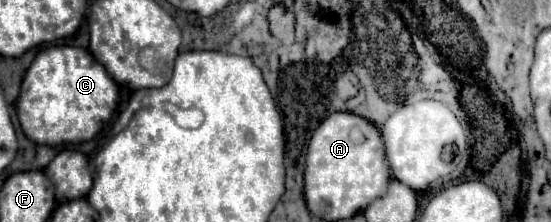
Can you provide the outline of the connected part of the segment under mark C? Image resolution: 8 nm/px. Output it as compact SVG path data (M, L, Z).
M54 45L36 55L24 75L18 97L18 119L28 139L40 145L84 143L98 135L112 119L118 85L88 49Z

